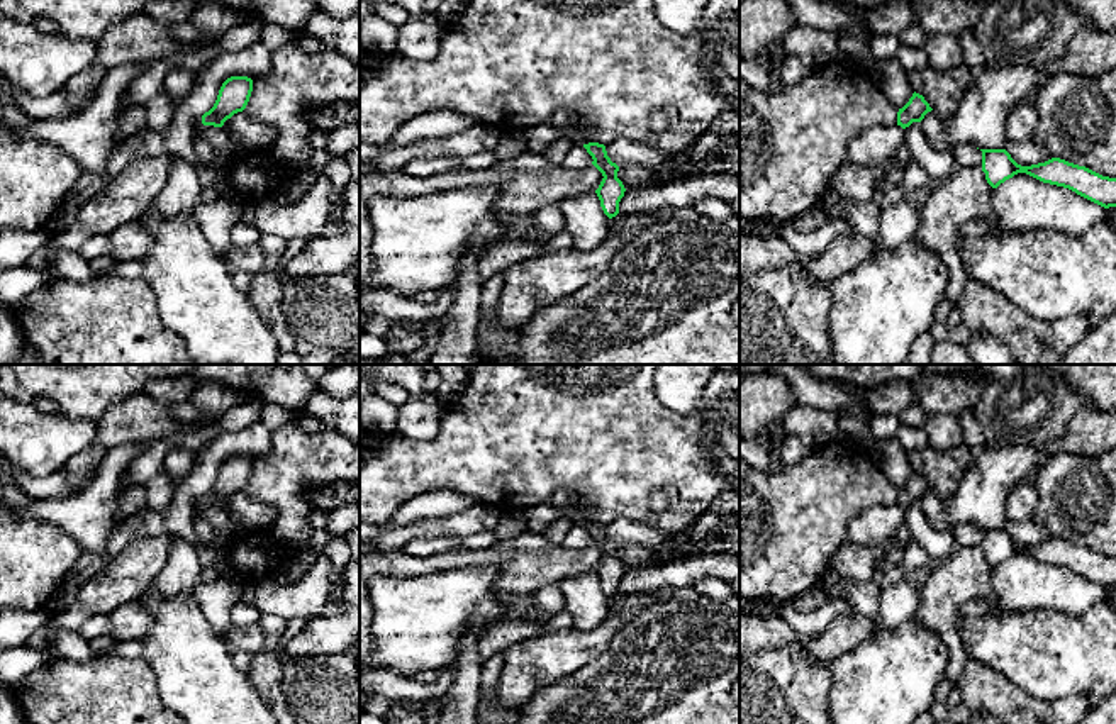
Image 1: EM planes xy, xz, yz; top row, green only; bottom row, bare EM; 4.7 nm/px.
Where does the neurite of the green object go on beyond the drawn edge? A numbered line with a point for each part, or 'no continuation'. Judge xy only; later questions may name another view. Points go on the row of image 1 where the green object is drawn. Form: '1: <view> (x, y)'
no continuation

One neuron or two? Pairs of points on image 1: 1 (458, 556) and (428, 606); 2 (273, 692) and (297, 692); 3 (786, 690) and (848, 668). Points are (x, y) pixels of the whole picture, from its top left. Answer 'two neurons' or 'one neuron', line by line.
1: two neurons
2: two neurons
3: two neurons

